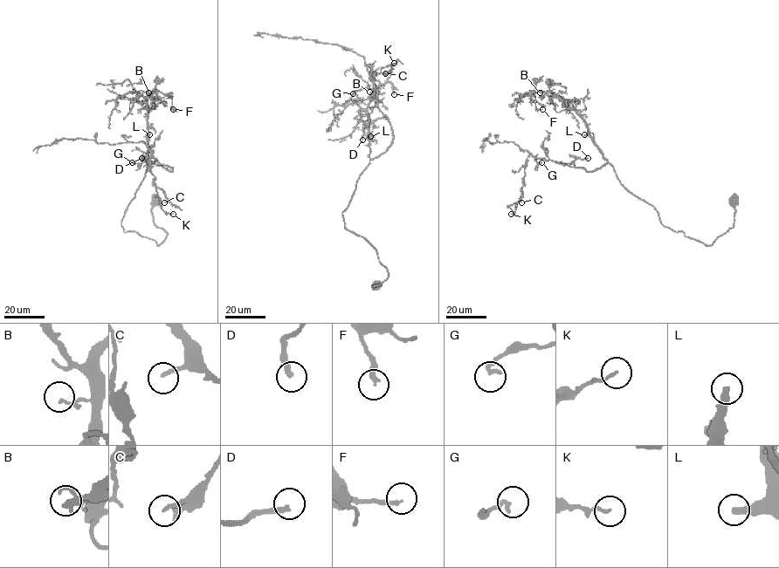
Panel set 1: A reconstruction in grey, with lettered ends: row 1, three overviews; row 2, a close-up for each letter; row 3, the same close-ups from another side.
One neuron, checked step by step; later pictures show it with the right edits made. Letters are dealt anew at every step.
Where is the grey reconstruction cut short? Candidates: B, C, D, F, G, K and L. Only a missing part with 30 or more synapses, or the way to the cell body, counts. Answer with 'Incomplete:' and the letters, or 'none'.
Incomplete: D, L

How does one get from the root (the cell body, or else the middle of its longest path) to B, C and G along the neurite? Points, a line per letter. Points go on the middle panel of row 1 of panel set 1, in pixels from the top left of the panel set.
B: (376, 284), (387, 278), (388, 270), (371, 245), (346, 228), (342, 215), (369, 160), (369, 92)
C: (376, 284), (388, 270), (346, 228), (342, 213), (359, 175), (393, 138), (370, 78), (385, 73)
G: (376, 284), (388, 270), (346, 228), (342, 213), (359, 175), (393, 136), (375, 87), (353, 93)

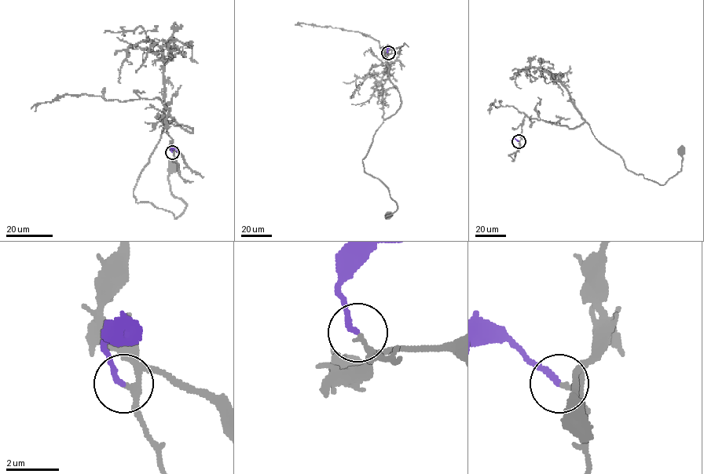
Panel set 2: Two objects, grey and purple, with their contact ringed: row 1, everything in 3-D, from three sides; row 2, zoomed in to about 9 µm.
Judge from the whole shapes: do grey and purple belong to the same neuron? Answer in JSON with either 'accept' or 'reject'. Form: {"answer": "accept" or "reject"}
{"answer": "accept"}

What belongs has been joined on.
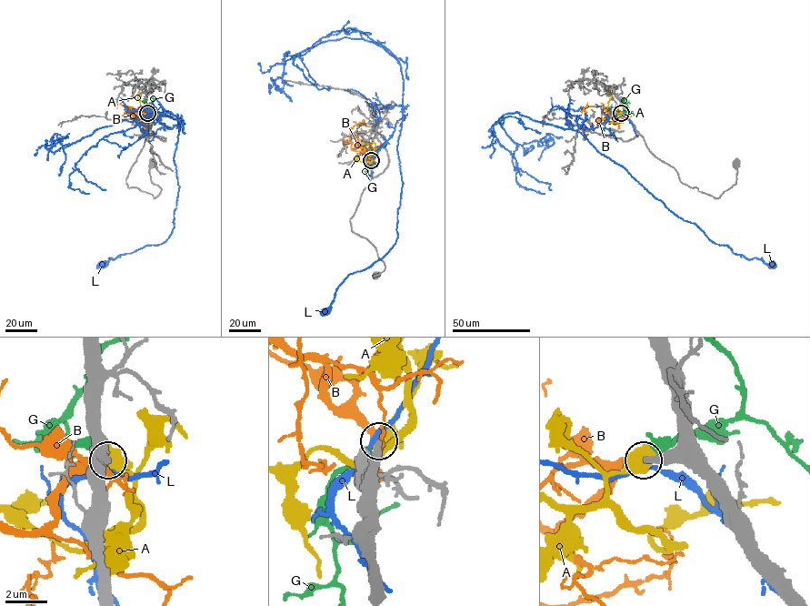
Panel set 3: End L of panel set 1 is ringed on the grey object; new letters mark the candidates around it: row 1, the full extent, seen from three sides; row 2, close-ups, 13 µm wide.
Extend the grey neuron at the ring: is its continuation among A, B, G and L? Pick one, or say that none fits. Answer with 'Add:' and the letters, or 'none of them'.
Add: B

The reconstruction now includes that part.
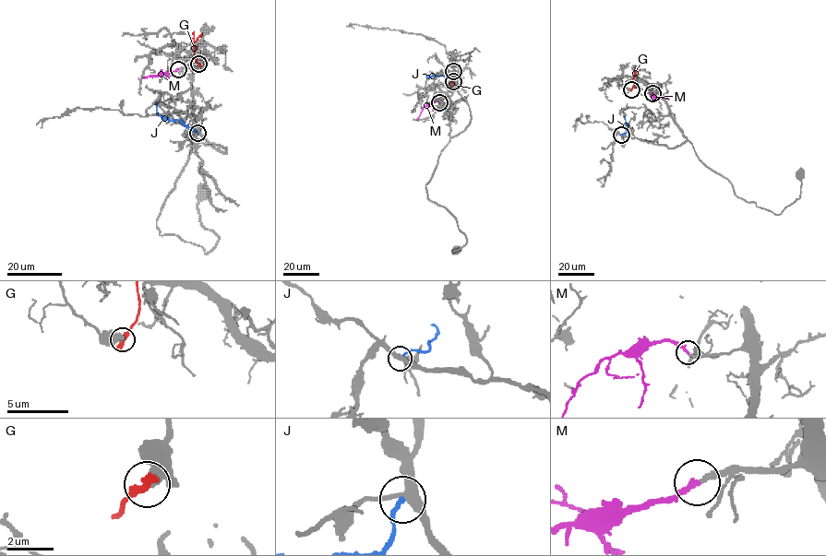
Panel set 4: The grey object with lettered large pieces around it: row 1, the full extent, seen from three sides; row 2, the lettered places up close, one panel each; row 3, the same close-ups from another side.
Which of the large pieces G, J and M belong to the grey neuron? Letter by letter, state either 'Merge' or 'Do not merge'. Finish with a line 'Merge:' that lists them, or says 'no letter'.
G: Do not merge
J: Do not merge
M: Merge
Merge: M

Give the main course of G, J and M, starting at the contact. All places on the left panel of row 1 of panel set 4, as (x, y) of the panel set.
G: (198, 64), (194, 54), (194, 42), (202, 33)
J: (198, 133), (179, 120), (171, 121), (160, 116), (157, 112), (157, 103)
M: (178, 69), (143, 78)

